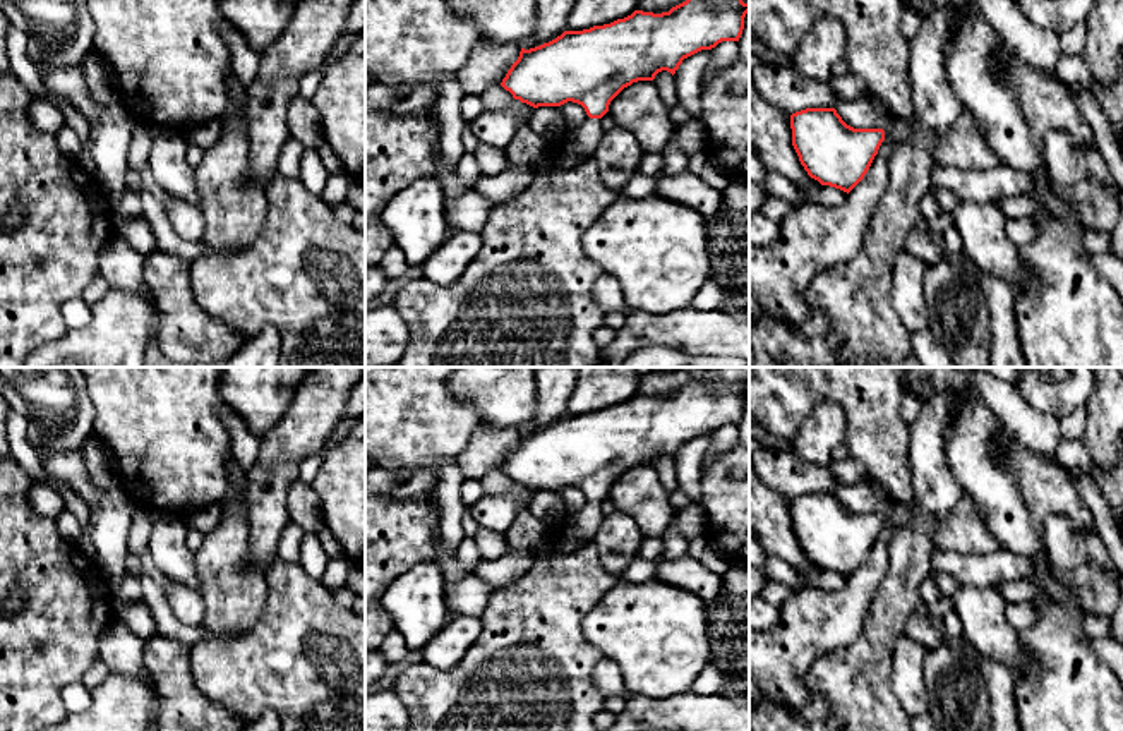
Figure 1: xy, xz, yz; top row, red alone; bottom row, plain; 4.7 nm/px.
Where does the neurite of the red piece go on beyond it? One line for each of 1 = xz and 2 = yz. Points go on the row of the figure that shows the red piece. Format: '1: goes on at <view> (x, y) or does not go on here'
1: goes on at xz (580, 143)
2: goes on at yz (897, 131)

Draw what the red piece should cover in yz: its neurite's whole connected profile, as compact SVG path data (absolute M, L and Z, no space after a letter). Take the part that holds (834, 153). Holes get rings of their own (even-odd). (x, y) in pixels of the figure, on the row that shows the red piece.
M806 108L790 115L792 146L808 175L821 185L850 192L868 173L885 139L893 146L910 137L905 120L890 118L883 129L854 129L847 125L835 108Z

